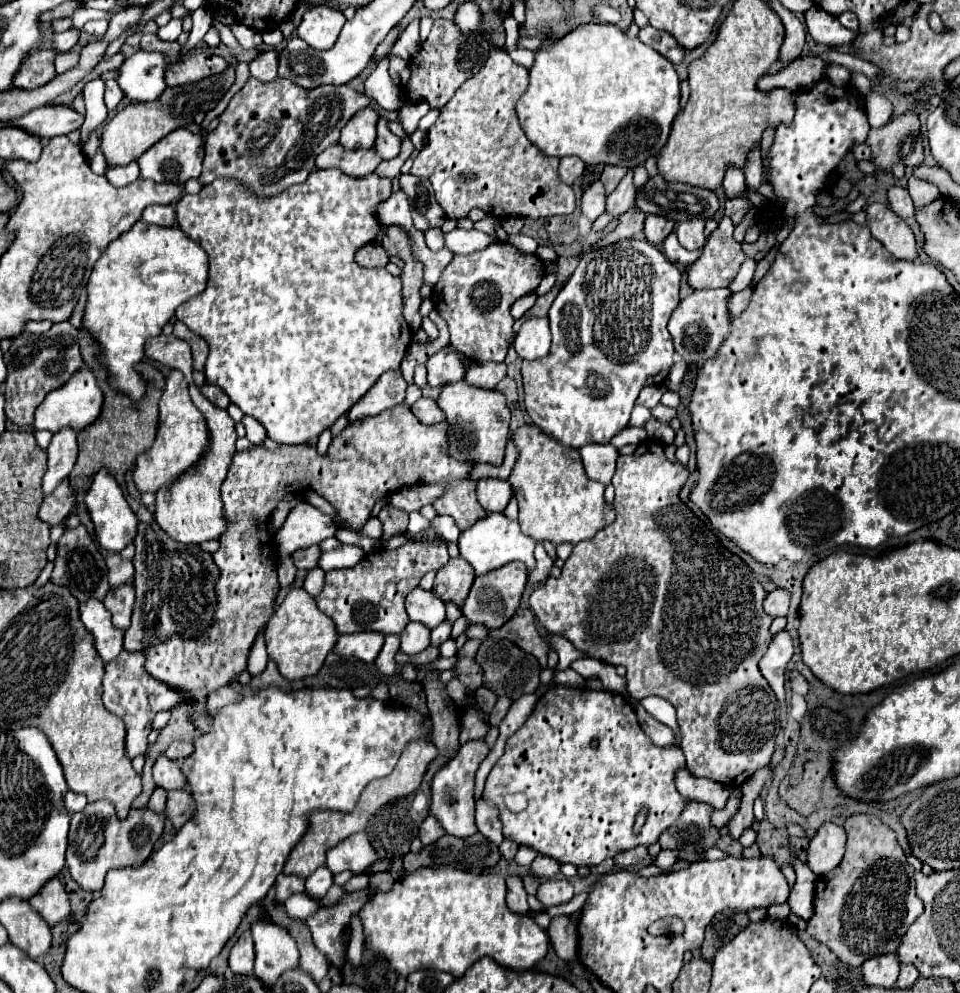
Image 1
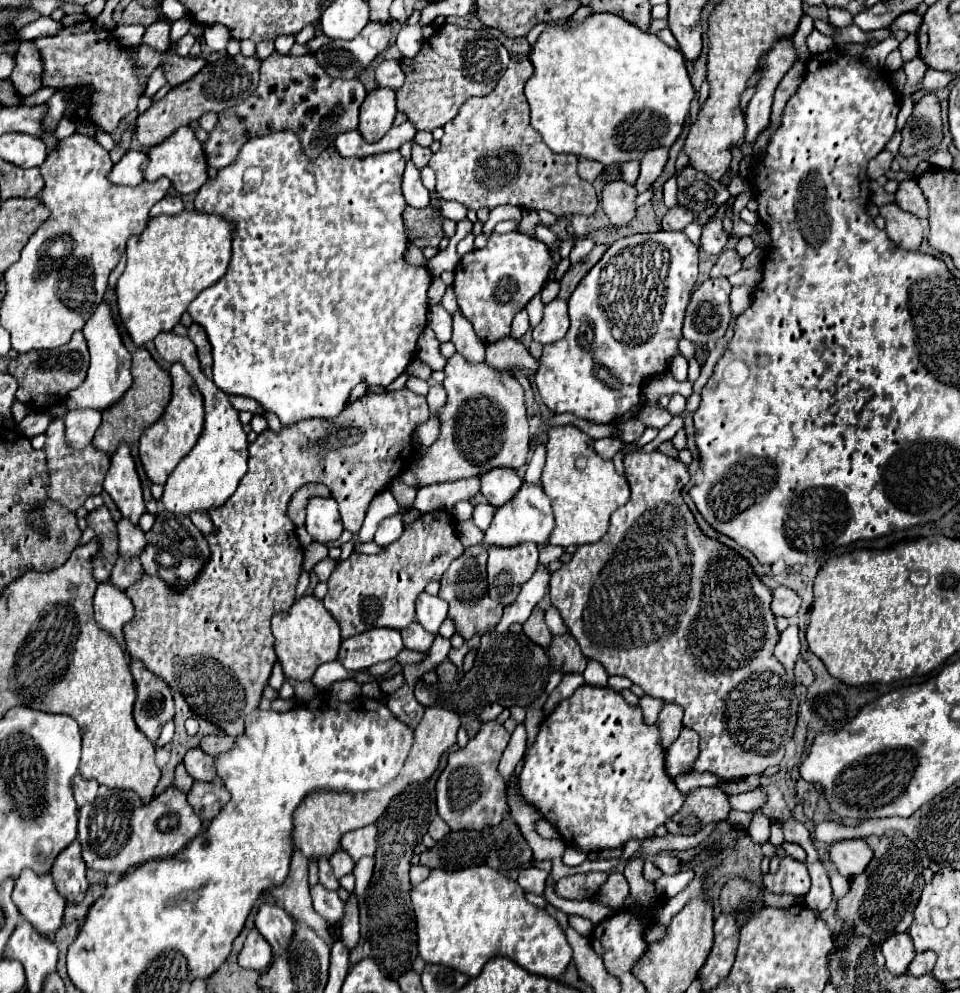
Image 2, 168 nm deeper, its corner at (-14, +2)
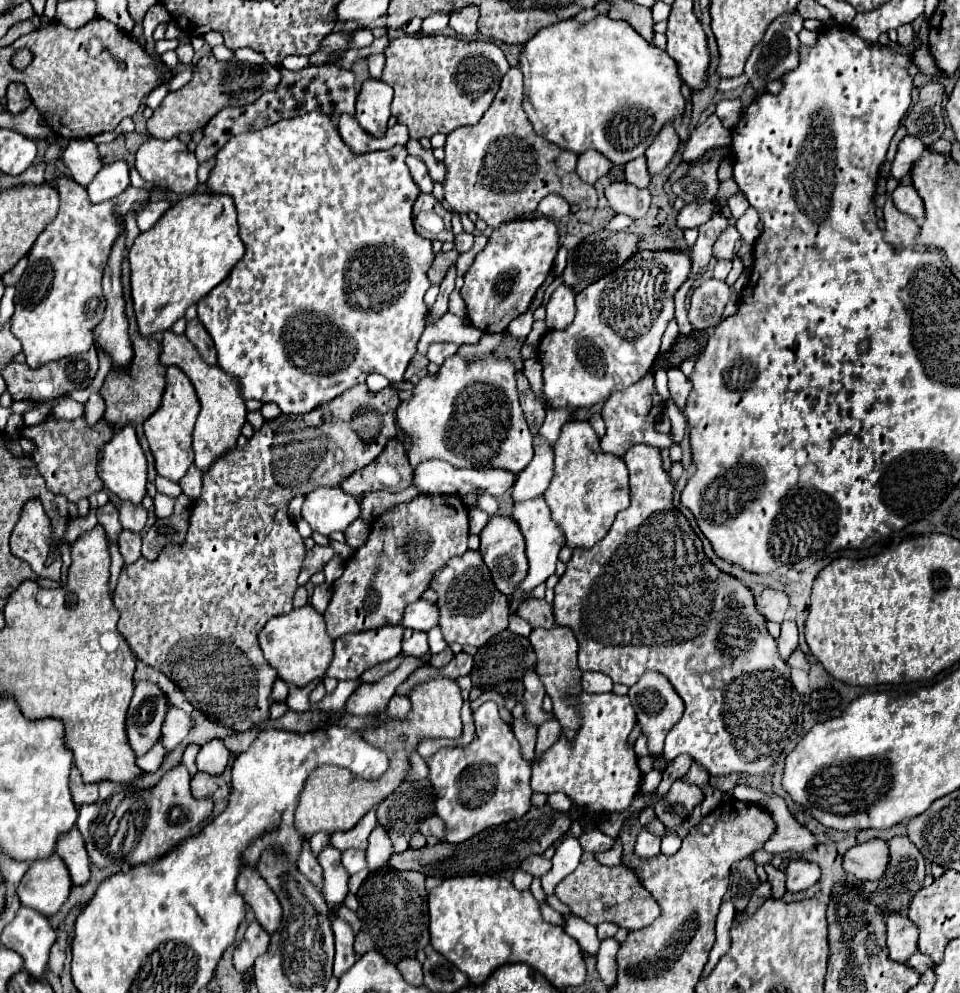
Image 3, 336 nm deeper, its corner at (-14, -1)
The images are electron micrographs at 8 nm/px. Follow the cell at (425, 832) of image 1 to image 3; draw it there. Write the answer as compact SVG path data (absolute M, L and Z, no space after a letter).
M430 816L420 824L420 834L424 836L436 836L438 840L444 838L444 822L438 816Z

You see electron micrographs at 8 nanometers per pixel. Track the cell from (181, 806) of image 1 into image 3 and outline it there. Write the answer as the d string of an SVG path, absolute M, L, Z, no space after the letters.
M198 772L192 778L192 794L194 798L226 798L230 794L228 784L224 780L224 776L212 776L208 772Z

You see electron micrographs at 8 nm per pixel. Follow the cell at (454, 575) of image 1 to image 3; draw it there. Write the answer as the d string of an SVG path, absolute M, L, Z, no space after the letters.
M468 550L462 556L454 556L432 578L430 588L438 594L440 630L448 644L480 644L484 646L492 636L508 628L508 598L496 590L490 572L478 550Z

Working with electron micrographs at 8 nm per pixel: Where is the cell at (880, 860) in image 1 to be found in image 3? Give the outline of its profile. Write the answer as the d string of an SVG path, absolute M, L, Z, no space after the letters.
M896 836L890 842L890 866L880 880L880 890L870 898L884 908L884 914L906 912L912 896L922 888L924 880L924 856L906 838Z

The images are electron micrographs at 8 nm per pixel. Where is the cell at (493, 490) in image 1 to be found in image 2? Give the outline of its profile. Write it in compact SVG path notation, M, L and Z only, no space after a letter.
M504 467L492 469L484 473L480 479L482 479L480 491L494 507L508 503L520 491L520 485L522 485L522 479L514 473L514 469L504 469Z

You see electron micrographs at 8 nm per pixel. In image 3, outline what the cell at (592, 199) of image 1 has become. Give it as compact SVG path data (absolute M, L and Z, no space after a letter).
M612 182L606 188L606 198L614 212L628 214L634 220L642 218L650 208L650 192L636 188L628 182Z

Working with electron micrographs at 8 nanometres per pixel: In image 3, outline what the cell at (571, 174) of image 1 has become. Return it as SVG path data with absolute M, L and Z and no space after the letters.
M588 150L588 152L580 154L578 164L576 164L576 174L584 182L594 184L598 178L602 178L604 174L608 174L610 168L612 168L612 162L606 156L602 156L596 150Z

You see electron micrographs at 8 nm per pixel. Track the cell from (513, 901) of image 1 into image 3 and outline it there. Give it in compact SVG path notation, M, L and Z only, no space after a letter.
M540 854L540 856L528 856L528 860L524 860L524 864L520 868L524 872L530 872L532 876L542 878L550 870L550 866L552 866L552 862L548 858L544 858L544 854Z

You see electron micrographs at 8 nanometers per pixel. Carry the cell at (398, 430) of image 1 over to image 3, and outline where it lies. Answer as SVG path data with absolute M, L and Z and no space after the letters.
M358 384L350 390L346 390L344 394L340 394L338 398L330 400L328 404L322 404L320 408L308 412L308 414L300 414L300 416L288 416L288 414L280 414L274 420L268 420L262 424L260 430L254 432L254 436L248 440L246 446L242 448L234 448L232 452L228 452L228 456L222 456L220 460L216 460L216 464L212 464L212 468L208 468L208 472L202 474L202 494L200 500L194 502L192 510L190 510L190 528L186 532L186 540L182 544L166 544L164 550L160 552L160 556L156 560L146 560L140 556L140 560L136 560L136 564L124 566L116 584L116 590L112 592L112 600L114 606L120 610L120 620L118 620L118 630L124 634L128 646L132 648L132 652L148 666L164 672L184 694L186 698L192 702L192 706L196 706L198 710L202 710L204 714L208 714L210 720L216 720L224 726L236 726L236 732L244 732L248 728L252 728L254 724L262 722L268 718L268 704L270 704L270 692L272 692L272 684L278 678L276 670L270 668L270 664L266 662L262 648L258 644L258 632L264 628L264 624L278 616L278 614L288 614L292 610L292 596L298 588L296 578L300 574L302 568L302 560L306 554L304 548L304 540L298 534L294 524L288 524L286 518L286 508L290 504L290 500L294 496L300 494L308 494L310 490L318 488L318 486L338 486L342 480L346 480L350 474L354 474L356 470L368 466L370 462L376 460L376 456L384 450L384 446L388 444L390 438L396 438L396 408L400 404L400 398L396 394L396 390L392 386L380 390L380 392L370 392L366 384Z

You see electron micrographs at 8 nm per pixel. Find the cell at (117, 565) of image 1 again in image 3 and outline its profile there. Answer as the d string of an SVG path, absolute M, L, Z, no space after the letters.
M122 502L120 506L120 522L122 528L130 530L130 532L142 532L146 526L146 510L140 504L140 508L132 508L132 504Z

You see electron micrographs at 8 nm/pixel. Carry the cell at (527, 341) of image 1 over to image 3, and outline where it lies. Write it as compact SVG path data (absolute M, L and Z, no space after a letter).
M560 284L552 292L552 298L550 298L546 310L548 310L548 316L546 316L544 322L550 330L566 328L574 320L574 312L576 312L572 288L568 288L566 284Z

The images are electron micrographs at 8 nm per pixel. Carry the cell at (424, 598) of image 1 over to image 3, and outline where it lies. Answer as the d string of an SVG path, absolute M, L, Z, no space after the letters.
M418 600L408 604L408 608L404 608L404 616L402 616L402 626L404 628L412 628L412 630L422 630L428 632L430 628L434 628L438 624L438 608L436 604L430 604L426 600Z

